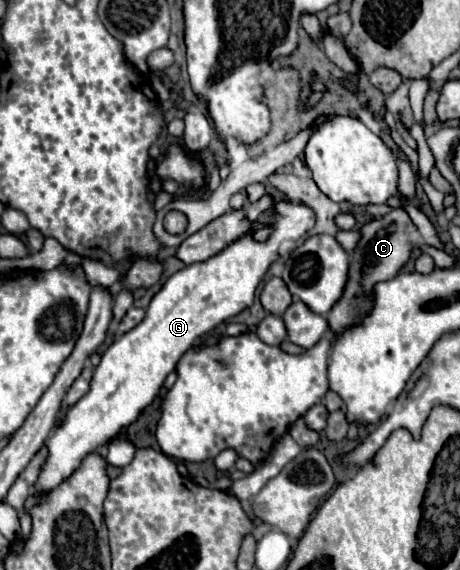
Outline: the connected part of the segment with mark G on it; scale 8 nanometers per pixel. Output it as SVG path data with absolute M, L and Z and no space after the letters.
M290 200L274 202L272 216L268 220L272 232L264 242L254 240L252 234L244 234L216 256L184 266L172 274L150 300L144 320L124 336L116 338L104 352L94 370L88 394L68 408L62 422L54 426L52 436L46 440L48 456L40 466L40 474L34 484L36 494L50 494L58 484L74 474L88 454L116 438L122 428L130 426L138 414L152 404L166 376L176 368L182 354L192 348L196 340L210 334L224 320L252 306L260 280L278 260L278 244L286 238L304 236L314 222L314 212L306 204L294 204Z

